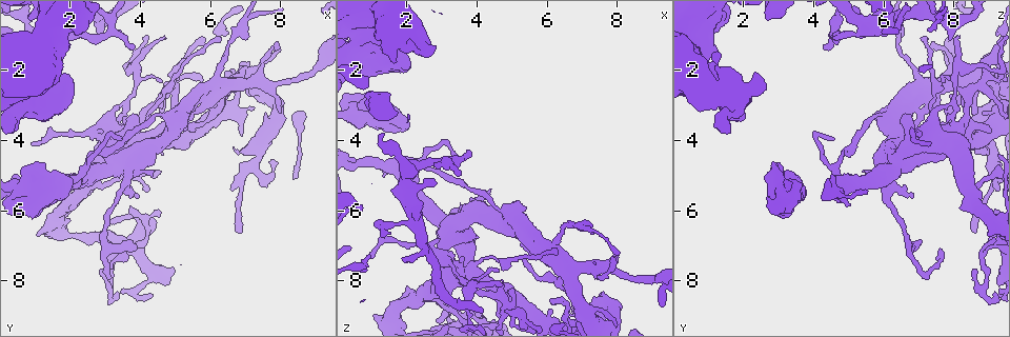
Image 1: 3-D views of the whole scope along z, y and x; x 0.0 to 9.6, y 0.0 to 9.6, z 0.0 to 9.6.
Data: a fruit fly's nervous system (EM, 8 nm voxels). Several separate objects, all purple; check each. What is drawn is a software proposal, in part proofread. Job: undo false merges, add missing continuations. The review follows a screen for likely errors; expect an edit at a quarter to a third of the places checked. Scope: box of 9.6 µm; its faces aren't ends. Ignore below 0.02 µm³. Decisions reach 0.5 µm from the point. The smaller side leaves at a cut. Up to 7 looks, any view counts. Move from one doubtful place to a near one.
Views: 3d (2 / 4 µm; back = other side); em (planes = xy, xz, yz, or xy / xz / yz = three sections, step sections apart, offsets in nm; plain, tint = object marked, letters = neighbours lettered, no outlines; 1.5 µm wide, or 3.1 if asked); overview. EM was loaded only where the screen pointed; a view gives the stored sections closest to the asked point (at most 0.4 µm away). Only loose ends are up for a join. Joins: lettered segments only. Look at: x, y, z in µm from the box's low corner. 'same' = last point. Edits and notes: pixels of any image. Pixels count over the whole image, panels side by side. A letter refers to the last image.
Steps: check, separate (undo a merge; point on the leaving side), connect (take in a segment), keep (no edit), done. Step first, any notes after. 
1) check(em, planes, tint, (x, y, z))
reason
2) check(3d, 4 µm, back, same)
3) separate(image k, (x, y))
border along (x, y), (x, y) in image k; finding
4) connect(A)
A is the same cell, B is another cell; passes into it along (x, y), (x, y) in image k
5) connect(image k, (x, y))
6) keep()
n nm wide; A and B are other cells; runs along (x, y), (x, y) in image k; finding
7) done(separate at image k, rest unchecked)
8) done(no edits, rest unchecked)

check(em, planes, plain, (2.85, 7.70, 8.60))
thin end

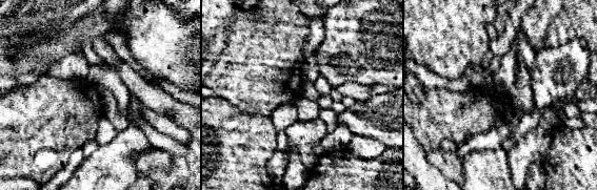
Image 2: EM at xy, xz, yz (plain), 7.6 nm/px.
check(em, planes, letters, same)

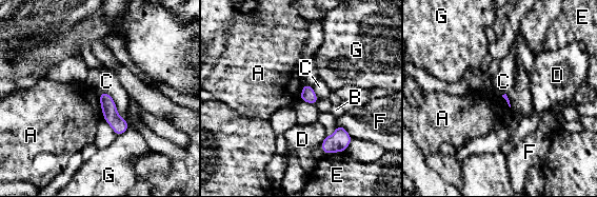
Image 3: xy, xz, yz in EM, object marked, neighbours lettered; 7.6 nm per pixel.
keep()
C touches over 280 nm; A, B, C, D, E, F and G are other cells; border along (98, 93), (103, 118) in image 3; none of them fits

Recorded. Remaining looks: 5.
check(em, planes, letters, (3.35, 4.00, 5.10))
closes a loop

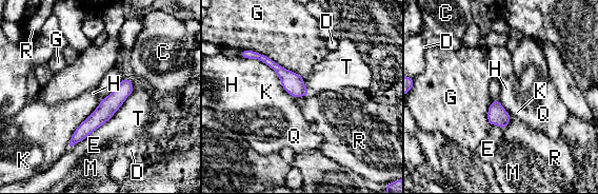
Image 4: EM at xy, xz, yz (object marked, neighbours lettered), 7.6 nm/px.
keep()
140 nm wide; C, D, E, G, H, K, M, Q, R and T are other cells; runs along (127, 81), (122, 92), (73, 141) in image 4; continuous, no second neuron

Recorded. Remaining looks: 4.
check(em, xy, step 8, tint, (3.90, 7.00, 6.95))
branch stops here

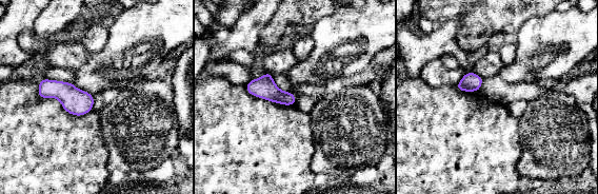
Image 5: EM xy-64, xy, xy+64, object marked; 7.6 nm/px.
check(em, planes, letters, same)

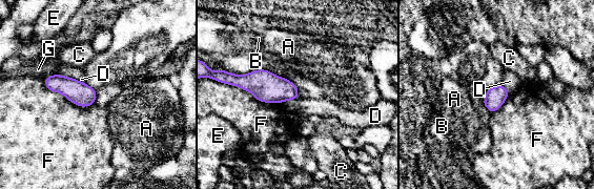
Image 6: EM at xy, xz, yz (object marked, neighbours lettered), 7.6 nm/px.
keep()
A, B, C, D, E, F and G are other cells; border along (299, 96), (283, 103) in image 6; none of them fits

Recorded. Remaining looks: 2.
done(no edits, rest unchecked)

